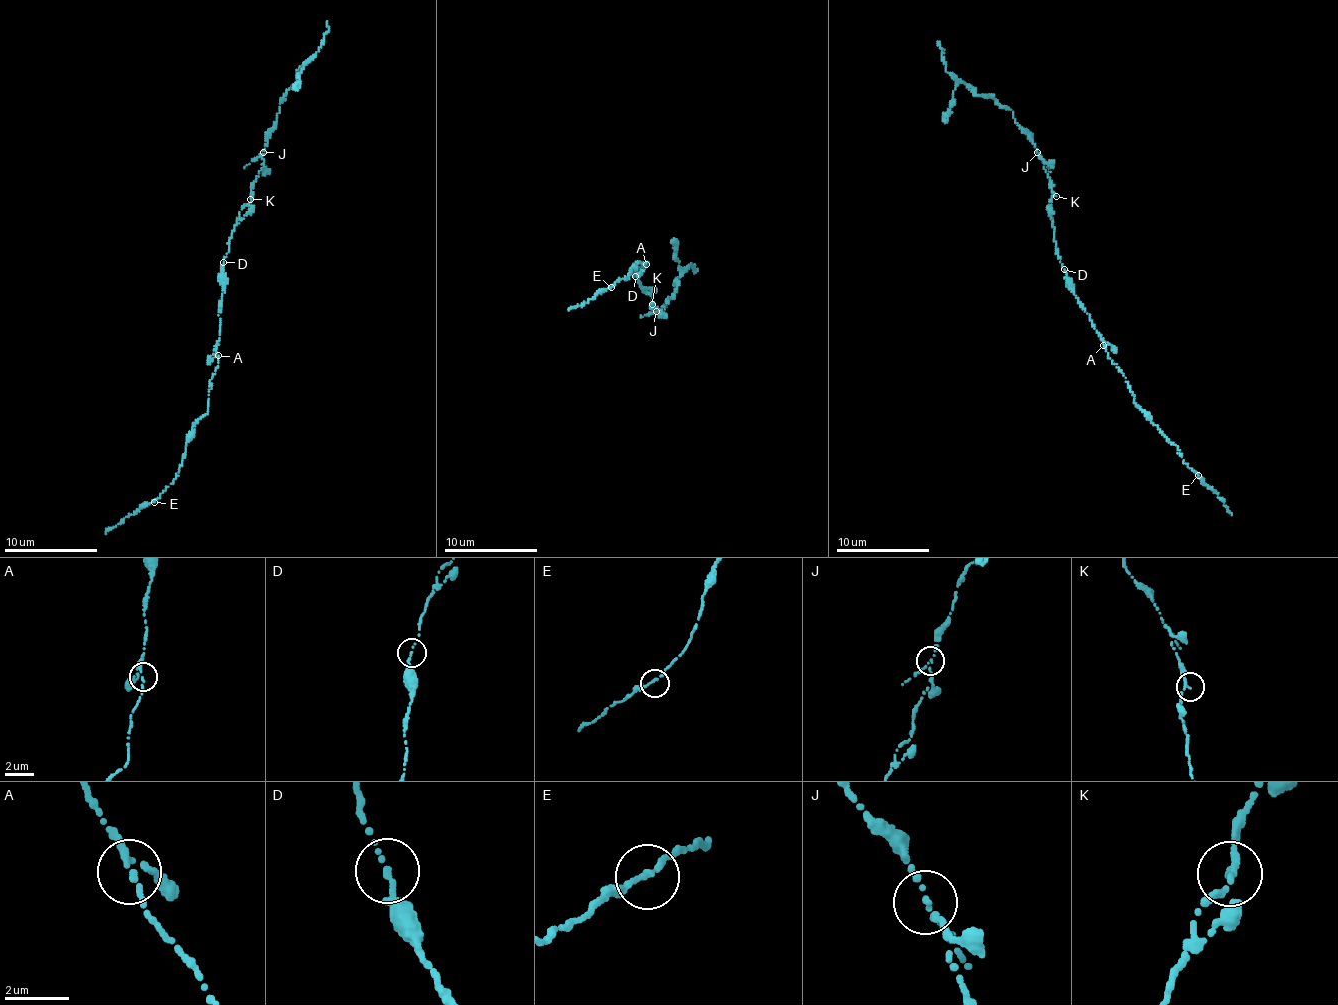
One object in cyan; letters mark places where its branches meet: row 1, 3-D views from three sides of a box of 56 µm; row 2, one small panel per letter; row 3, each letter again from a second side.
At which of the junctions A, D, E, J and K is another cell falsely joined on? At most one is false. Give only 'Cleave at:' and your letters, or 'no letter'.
Cleave at: no letter

